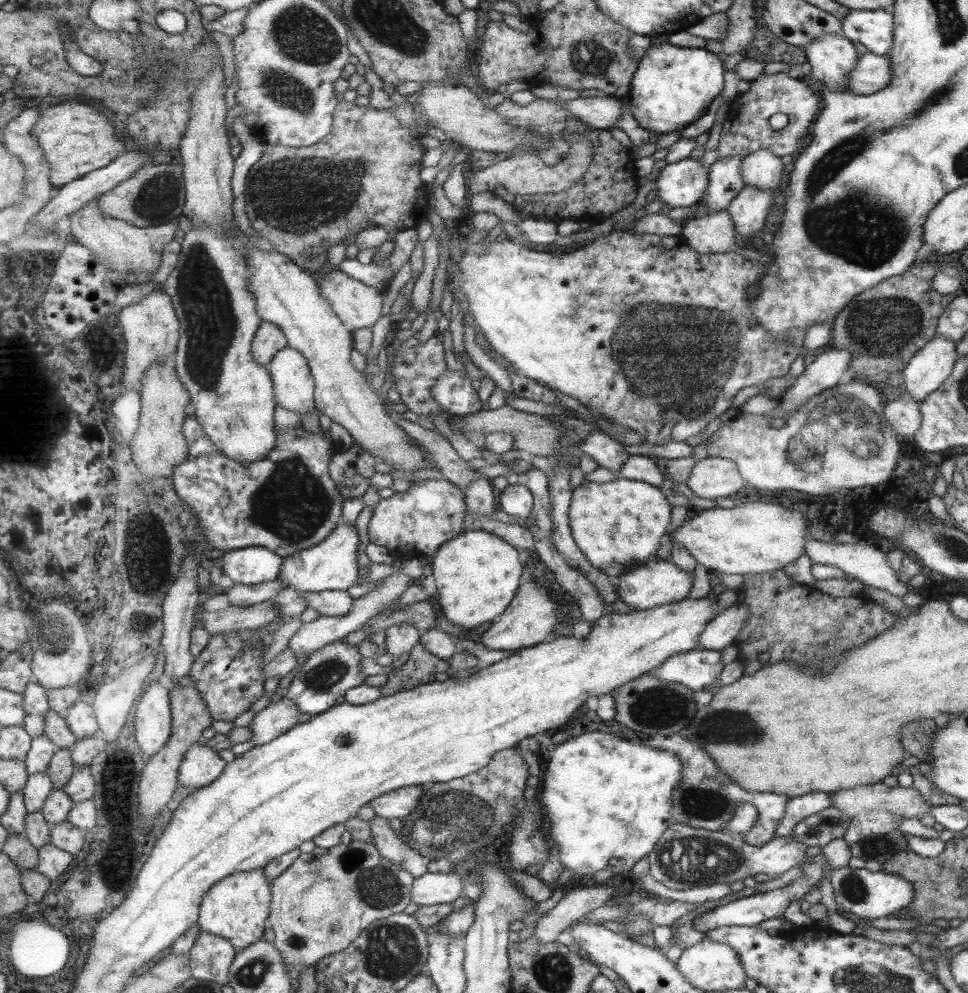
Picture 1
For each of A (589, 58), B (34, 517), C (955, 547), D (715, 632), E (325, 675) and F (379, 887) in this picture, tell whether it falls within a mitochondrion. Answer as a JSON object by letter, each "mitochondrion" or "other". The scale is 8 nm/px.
{"A":"mitochondrion","B":"other","C":"mitochondrion","D":"other","E":"mitochondrion","F":"mitochondrion"}

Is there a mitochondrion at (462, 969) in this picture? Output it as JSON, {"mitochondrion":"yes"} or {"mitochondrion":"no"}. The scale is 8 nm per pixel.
{"mitochondrion":"no"}

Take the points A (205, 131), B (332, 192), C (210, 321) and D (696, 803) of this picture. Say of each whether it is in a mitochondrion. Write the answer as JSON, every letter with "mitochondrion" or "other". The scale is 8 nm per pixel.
{"A":"other","B":"mitochondrion","C":"mitochondrion","D":"mitochondrion"}

